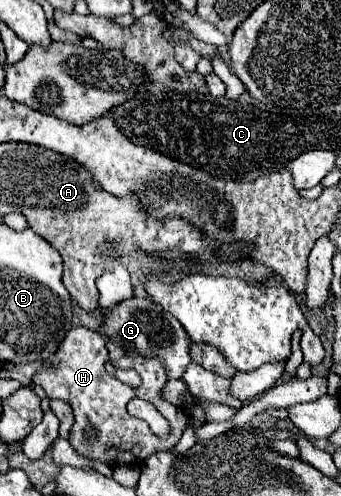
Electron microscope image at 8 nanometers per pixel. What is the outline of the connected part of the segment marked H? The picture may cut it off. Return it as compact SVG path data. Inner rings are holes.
M75 326L67 332L67 336L59 344L57 352L53 356L49 356L47 360L43 360L45 368L41 368L39 372L33 374L33 384L43 386L47 396L59 398L59 400L65 400L71 404L71 408L75 412L71 444L75 446L75 450L89 458L101 460L109 466L137 464L137 462L141 464L153 452L171 450L179 442L183 428L187 426L187 418L181 408L177 408L161 398L161 388L167 382L161 362L157 362L157 358L143 358L143 356L123 356L117 362L113 362L115 368L123 368L123 370L133 368L139 372L141 386L131 388L107 372L107 368L105 368L107 360L109 360L109 356L107 356L107 348L105 348L105 338L101 338L101 334L97 334L95 330ZM133 398L149 400L167 418L167 422L171 426L167 438L159 438L157 434L151 432L147 422L133 418L127 412L127 402ZM89 426L95 430L95 436L91 436L91 438L87 436Z

